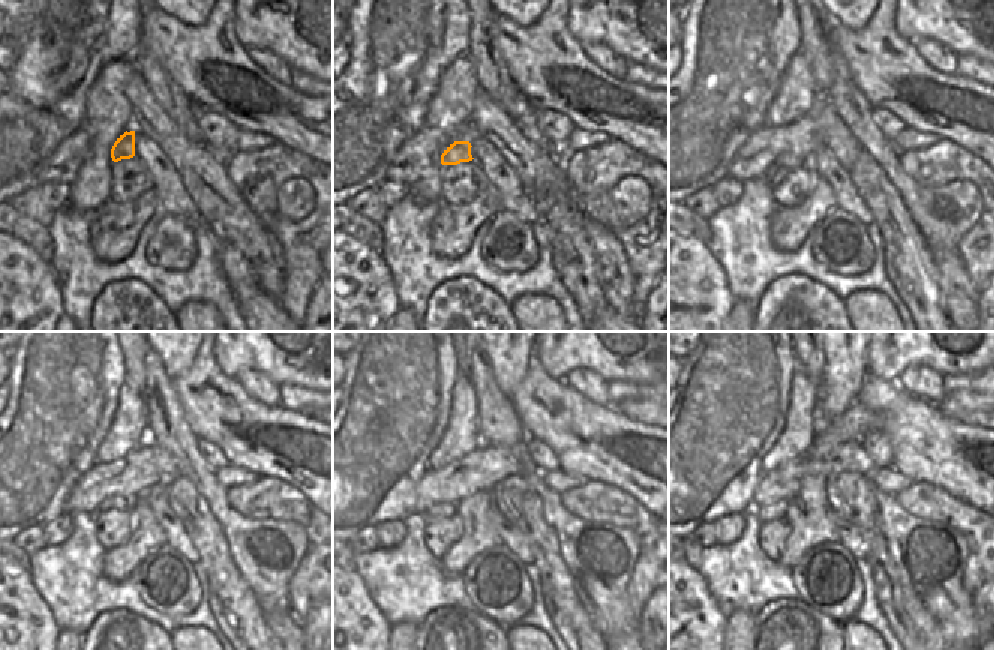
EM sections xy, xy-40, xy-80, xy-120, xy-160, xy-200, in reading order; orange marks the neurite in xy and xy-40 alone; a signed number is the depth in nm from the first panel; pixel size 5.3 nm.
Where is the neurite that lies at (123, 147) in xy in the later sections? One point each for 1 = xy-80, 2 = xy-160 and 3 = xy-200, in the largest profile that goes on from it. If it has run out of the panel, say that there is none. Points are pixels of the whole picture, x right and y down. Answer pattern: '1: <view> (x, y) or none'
1: xy-80 (789, 161)
2: xy-160 (444, 509)
3: xy-200 (774, 511)

